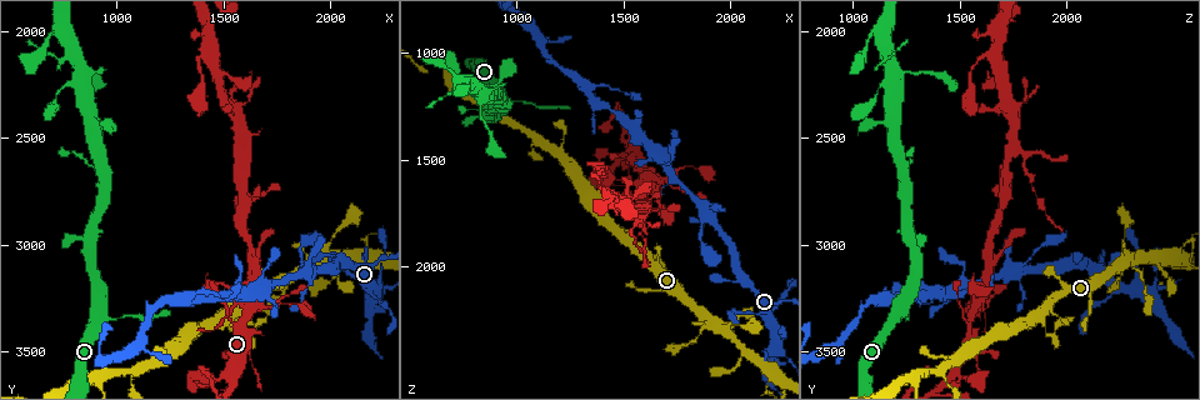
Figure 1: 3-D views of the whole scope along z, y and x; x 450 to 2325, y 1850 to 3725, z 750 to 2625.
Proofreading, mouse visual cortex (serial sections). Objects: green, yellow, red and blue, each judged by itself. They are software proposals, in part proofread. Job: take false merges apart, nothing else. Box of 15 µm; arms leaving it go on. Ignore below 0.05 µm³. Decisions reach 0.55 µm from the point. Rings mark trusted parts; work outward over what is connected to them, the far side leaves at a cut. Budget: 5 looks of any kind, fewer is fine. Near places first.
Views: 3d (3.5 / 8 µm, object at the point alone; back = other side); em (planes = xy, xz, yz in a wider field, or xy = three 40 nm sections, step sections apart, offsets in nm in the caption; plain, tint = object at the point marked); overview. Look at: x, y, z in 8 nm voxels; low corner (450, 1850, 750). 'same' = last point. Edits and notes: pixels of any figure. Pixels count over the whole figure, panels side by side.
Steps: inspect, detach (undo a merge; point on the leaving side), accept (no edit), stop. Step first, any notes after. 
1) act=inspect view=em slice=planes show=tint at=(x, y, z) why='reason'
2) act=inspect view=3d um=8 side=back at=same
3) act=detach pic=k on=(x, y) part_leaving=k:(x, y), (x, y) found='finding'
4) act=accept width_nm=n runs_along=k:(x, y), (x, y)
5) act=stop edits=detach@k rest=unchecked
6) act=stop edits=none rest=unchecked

act=inspect view=3d um=3.5 at=(1750, 3260, 1640) why='side arm on a straight run'

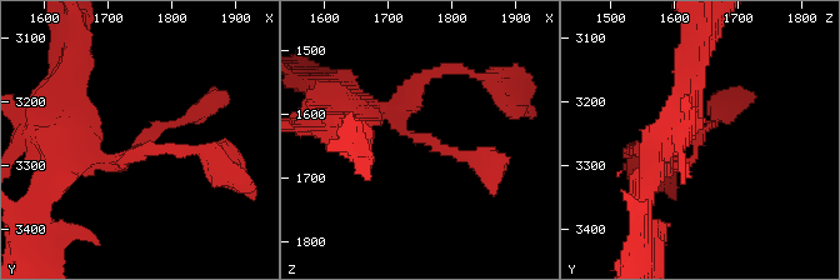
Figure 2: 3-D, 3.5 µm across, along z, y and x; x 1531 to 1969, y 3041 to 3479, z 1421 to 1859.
act=inspect view=em slice=xy step=3 show=tint at=(1745, 3270, 1640)

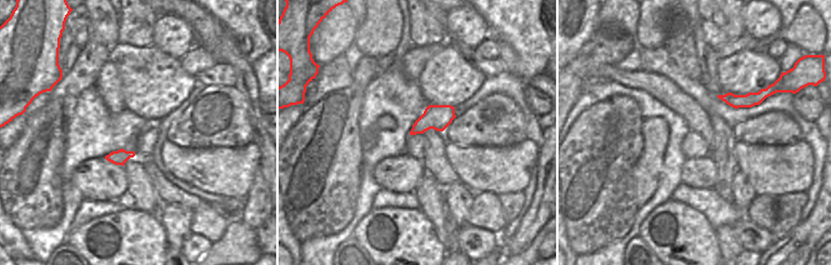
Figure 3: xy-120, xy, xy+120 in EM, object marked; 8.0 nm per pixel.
act=inspect view=em slice=xy step=1 show=tint at=same

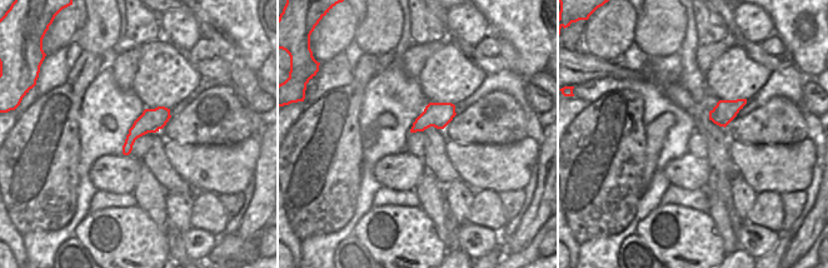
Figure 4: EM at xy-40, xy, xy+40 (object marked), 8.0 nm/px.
act=accept arms=3 arm_widths_nm=150,200,200 runs_along=2:(358, 103), (484, 166) found='one cell here'

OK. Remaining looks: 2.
act=inspect view=em slice=xy step=1 show=tint at=(1580, 2550, 1760) why='side arm on a straight run'

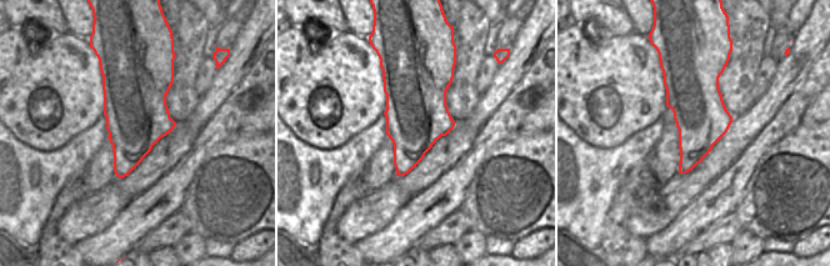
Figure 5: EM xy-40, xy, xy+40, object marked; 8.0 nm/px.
act=inspect view=3d um=3.5 at=same why='wider look'

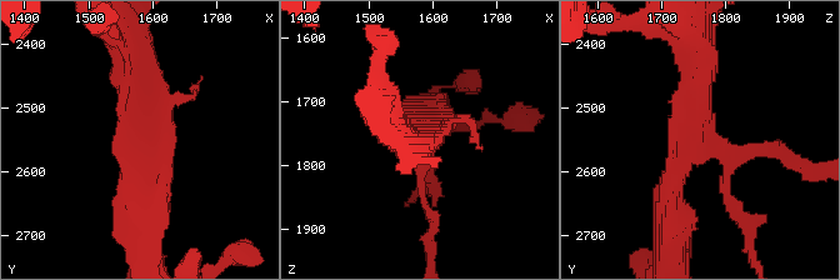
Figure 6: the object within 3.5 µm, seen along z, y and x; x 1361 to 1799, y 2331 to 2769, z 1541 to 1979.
act=accept runs_along=6:(673, 220), (704, 58) found='one cell here'

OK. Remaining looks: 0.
act=stop edits=none rest=unchecked

